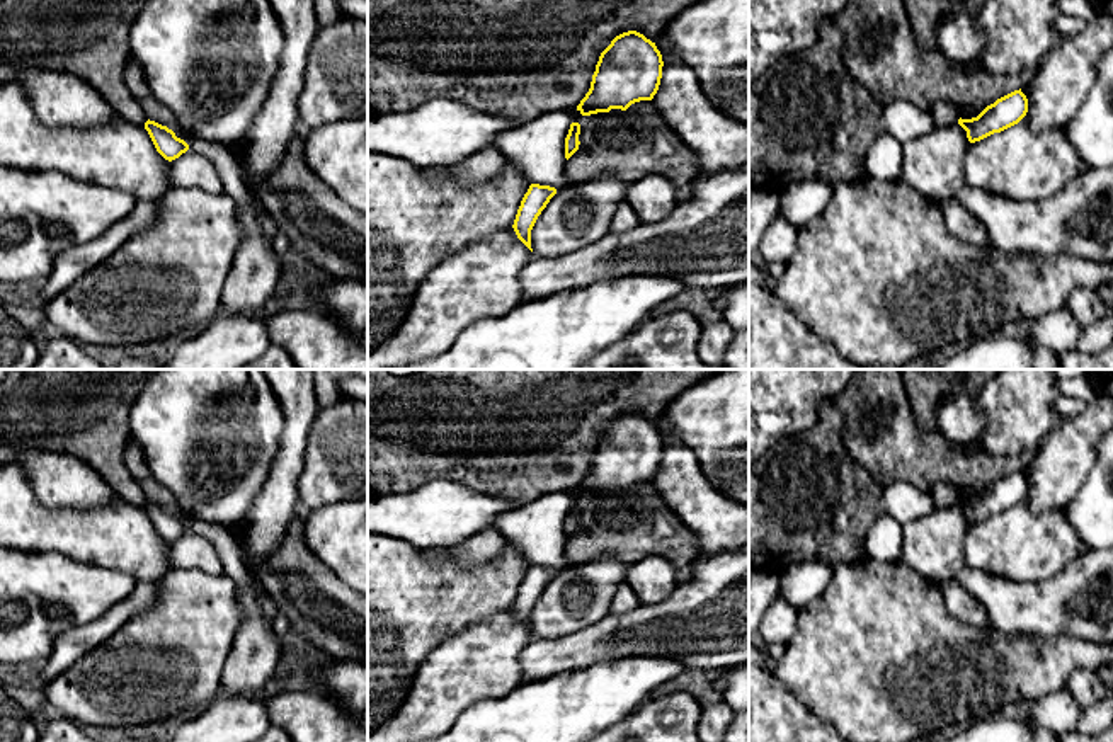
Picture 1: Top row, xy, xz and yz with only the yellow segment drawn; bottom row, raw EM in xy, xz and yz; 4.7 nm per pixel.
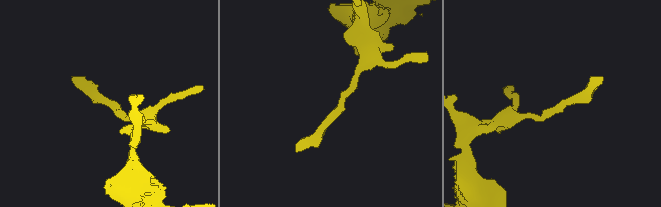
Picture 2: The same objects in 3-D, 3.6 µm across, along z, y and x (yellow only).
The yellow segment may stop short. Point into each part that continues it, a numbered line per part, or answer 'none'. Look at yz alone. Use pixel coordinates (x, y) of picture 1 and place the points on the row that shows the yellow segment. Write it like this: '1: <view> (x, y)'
none

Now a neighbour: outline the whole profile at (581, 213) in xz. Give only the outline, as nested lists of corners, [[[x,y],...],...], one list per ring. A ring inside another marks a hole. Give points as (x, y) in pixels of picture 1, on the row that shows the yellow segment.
[[[601,175],[556,189],[531,230],[534,255],[563,255],[611,231],[630,184]]]

